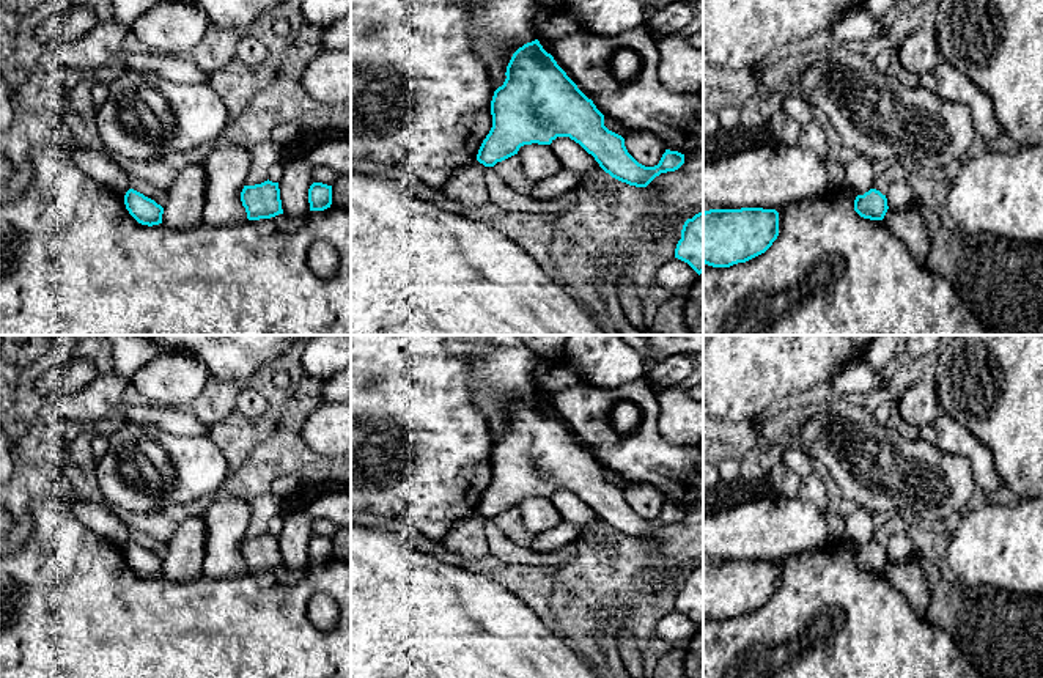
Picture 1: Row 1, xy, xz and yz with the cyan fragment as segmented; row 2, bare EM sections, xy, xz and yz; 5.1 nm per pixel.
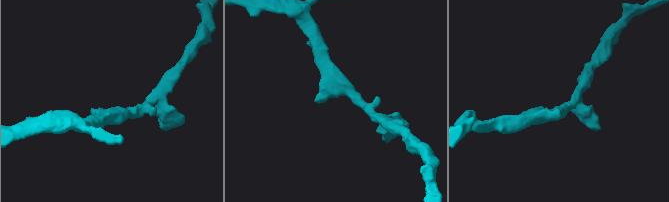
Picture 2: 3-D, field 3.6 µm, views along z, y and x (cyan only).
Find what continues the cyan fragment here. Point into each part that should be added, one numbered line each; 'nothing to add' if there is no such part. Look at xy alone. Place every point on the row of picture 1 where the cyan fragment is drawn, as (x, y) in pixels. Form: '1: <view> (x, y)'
nothing to add

